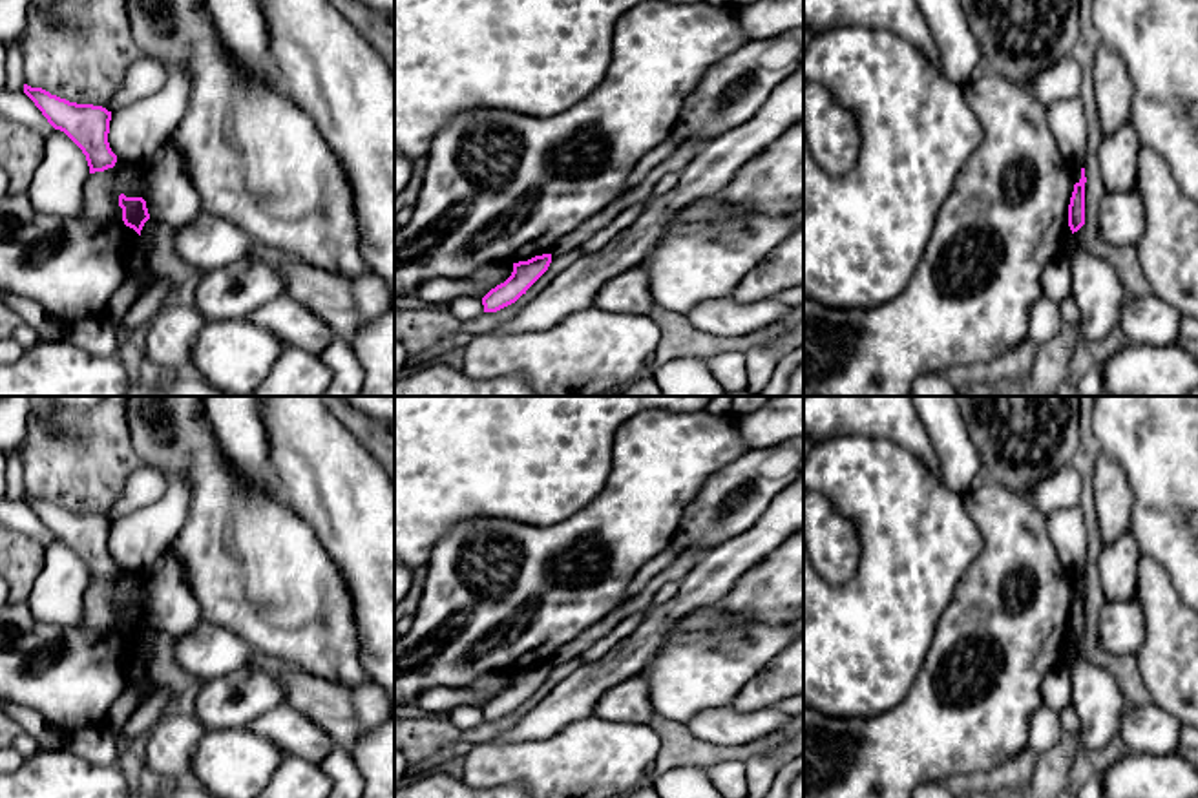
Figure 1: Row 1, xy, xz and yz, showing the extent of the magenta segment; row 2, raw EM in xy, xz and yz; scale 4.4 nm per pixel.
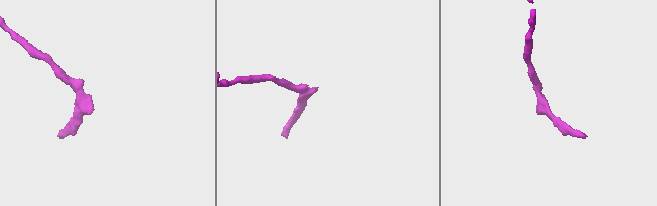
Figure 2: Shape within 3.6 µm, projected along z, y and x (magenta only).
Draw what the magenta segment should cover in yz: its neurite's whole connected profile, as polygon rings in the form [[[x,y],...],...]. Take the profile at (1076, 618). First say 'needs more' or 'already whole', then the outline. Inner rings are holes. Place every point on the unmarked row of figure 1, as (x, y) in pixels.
already whole; [[[1081,577],[1081,588],[1074,593],[1074,601],[1068,614],[1068,635],[1077,641],[1085,634],[1085,577]]]

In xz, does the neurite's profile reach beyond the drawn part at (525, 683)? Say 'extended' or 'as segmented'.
as segmented

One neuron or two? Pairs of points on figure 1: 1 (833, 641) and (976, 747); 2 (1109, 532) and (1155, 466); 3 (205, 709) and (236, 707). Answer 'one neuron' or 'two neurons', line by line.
1: two neurons
2: two neurons
3: one neuron

